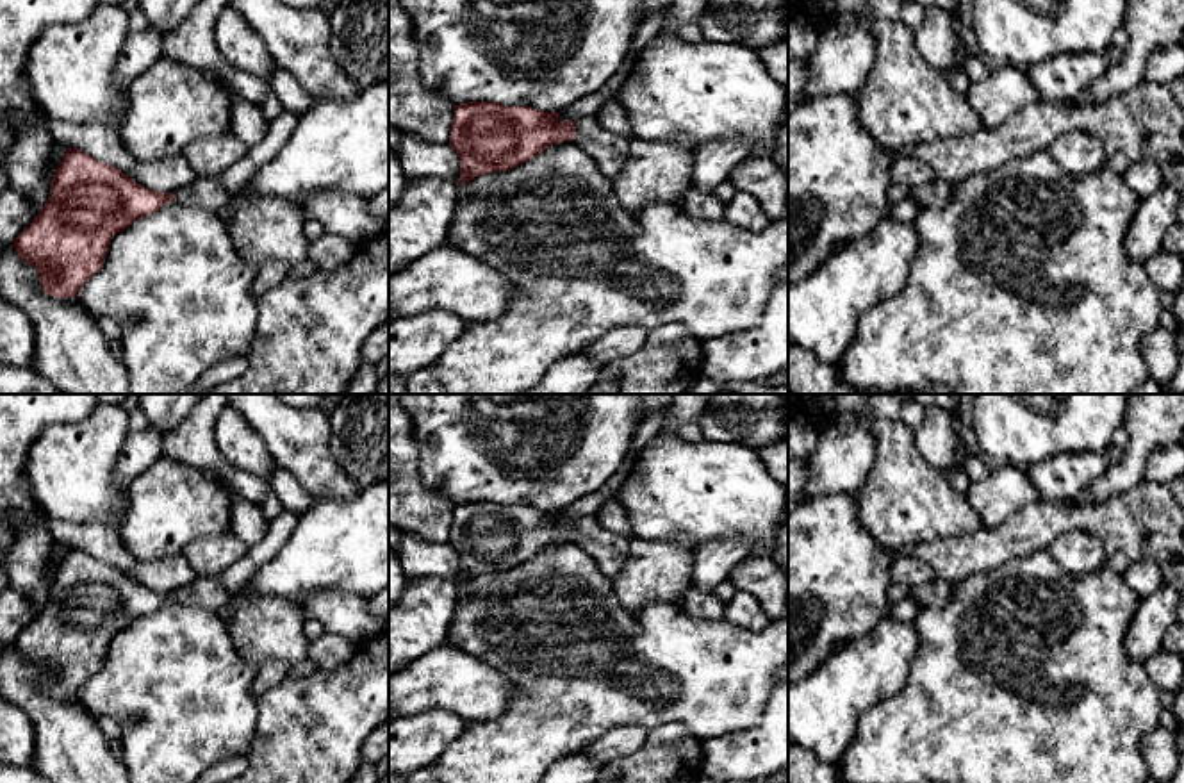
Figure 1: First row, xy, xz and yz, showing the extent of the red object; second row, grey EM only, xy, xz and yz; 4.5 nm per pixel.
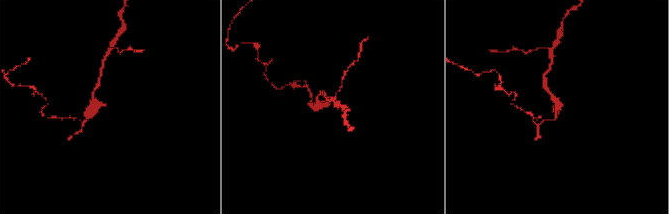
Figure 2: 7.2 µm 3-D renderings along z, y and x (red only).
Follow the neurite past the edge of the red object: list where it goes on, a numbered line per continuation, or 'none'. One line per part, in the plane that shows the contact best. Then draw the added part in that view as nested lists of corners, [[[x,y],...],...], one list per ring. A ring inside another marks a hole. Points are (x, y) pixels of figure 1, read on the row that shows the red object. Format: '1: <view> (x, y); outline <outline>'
1: xz (608, 150); outline [[[594,116],[580,118],[576,123],[576,143],[594,159],[597,168],[615,178],[626,164],[629,141],[604,130]]]

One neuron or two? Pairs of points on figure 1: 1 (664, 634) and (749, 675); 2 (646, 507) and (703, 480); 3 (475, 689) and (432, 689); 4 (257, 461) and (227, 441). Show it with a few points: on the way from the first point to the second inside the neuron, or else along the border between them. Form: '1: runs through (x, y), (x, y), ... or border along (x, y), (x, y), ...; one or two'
1: runs through (685, 655), (705, 675), (728, 675); one
2: runs through (660, 502), (673, 491), (689, 491); one
3: runs through (464, 689), (443, 689); one
4: runs through (250, 453), (234, 441); one

